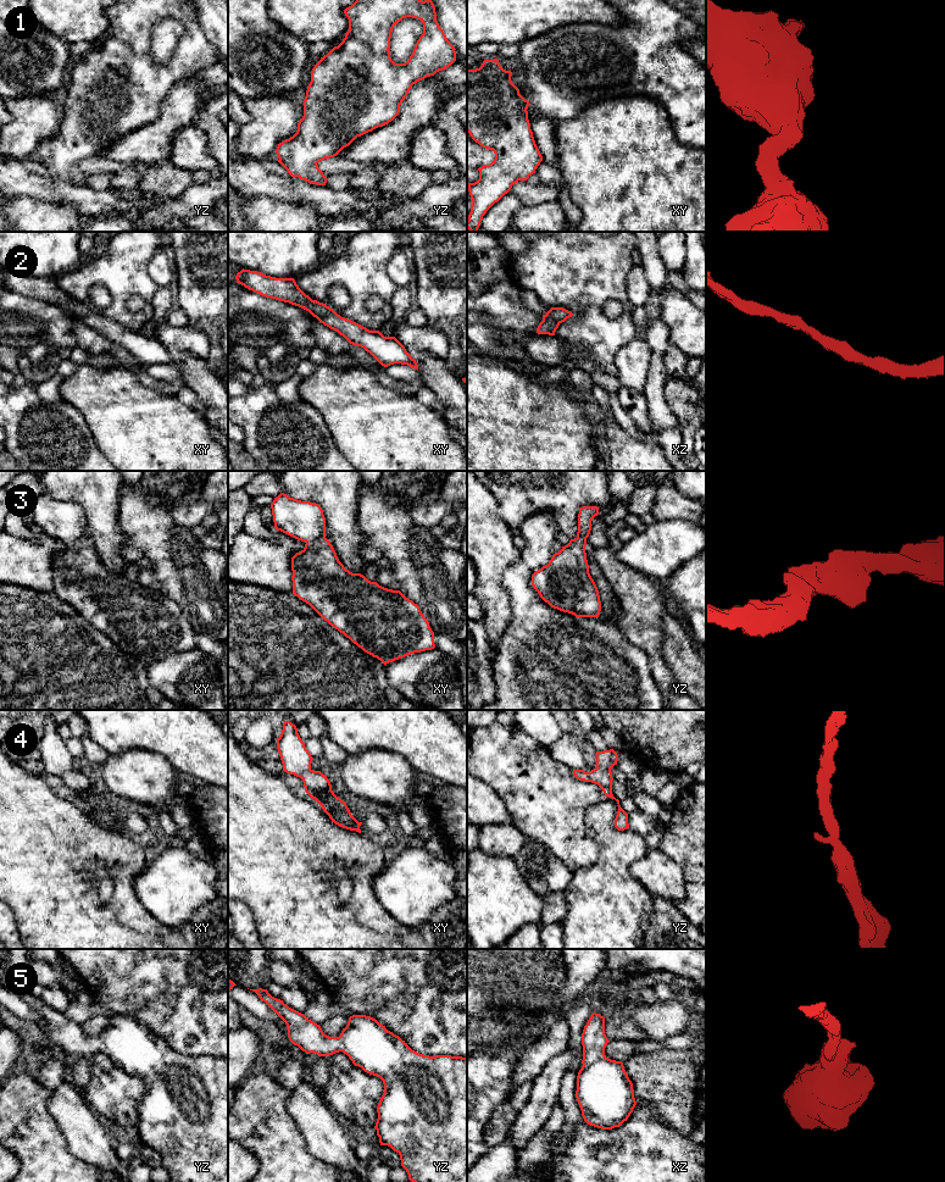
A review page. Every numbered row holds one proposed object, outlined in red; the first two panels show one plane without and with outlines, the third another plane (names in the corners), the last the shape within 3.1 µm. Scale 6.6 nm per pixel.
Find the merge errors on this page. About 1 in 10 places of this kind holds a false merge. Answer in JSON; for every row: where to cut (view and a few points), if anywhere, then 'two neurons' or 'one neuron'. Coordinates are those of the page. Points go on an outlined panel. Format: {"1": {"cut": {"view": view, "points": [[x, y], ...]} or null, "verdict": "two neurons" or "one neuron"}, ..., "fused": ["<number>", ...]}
{"1": {"cut": null, "verdict": "one neuron"}, "2": {"cut": null, "verdict": "one neuron"}, "3": {"cut": null, "verdict": "one neuron"}, "4": {"cut": null, "verdict": "one neuron"}, "5": {"cut": null, "verdict": "one neuron"}, "fused": []}

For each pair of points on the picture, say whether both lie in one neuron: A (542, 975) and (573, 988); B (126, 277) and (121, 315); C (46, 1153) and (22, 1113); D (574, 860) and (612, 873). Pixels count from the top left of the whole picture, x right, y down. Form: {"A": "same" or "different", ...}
{"A": "different", "B": "same", "C": "same", "D": "different"}

